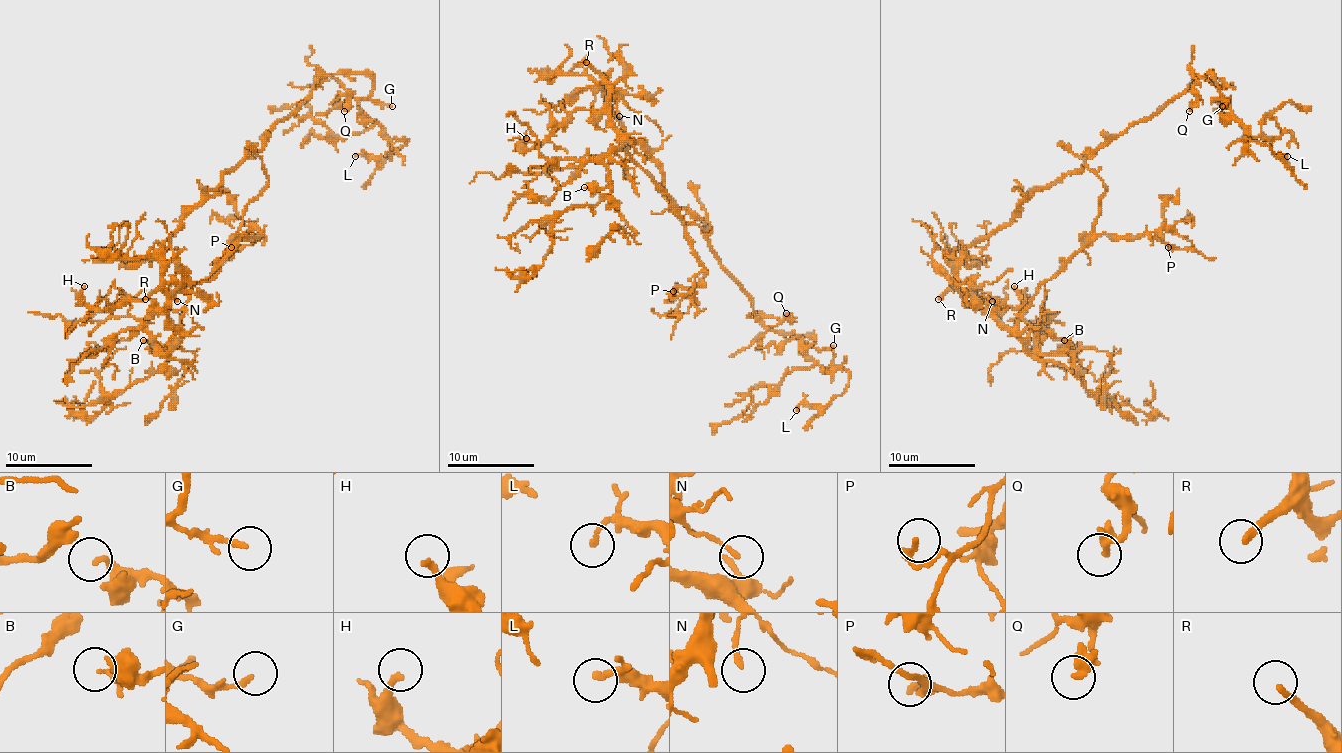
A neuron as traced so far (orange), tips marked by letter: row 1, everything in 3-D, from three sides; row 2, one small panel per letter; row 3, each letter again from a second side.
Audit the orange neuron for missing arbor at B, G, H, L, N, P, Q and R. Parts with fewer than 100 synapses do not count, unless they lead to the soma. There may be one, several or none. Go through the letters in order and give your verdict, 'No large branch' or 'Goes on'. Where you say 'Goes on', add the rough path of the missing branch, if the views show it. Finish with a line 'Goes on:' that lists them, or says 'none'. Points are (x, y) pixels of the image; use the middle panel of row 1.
B: No large branch
G: No large branch
H: No large branch
L: No large branch
N: No large branch
P: No large branch
Q: No large branch
R: Goes on
Goes on: R

